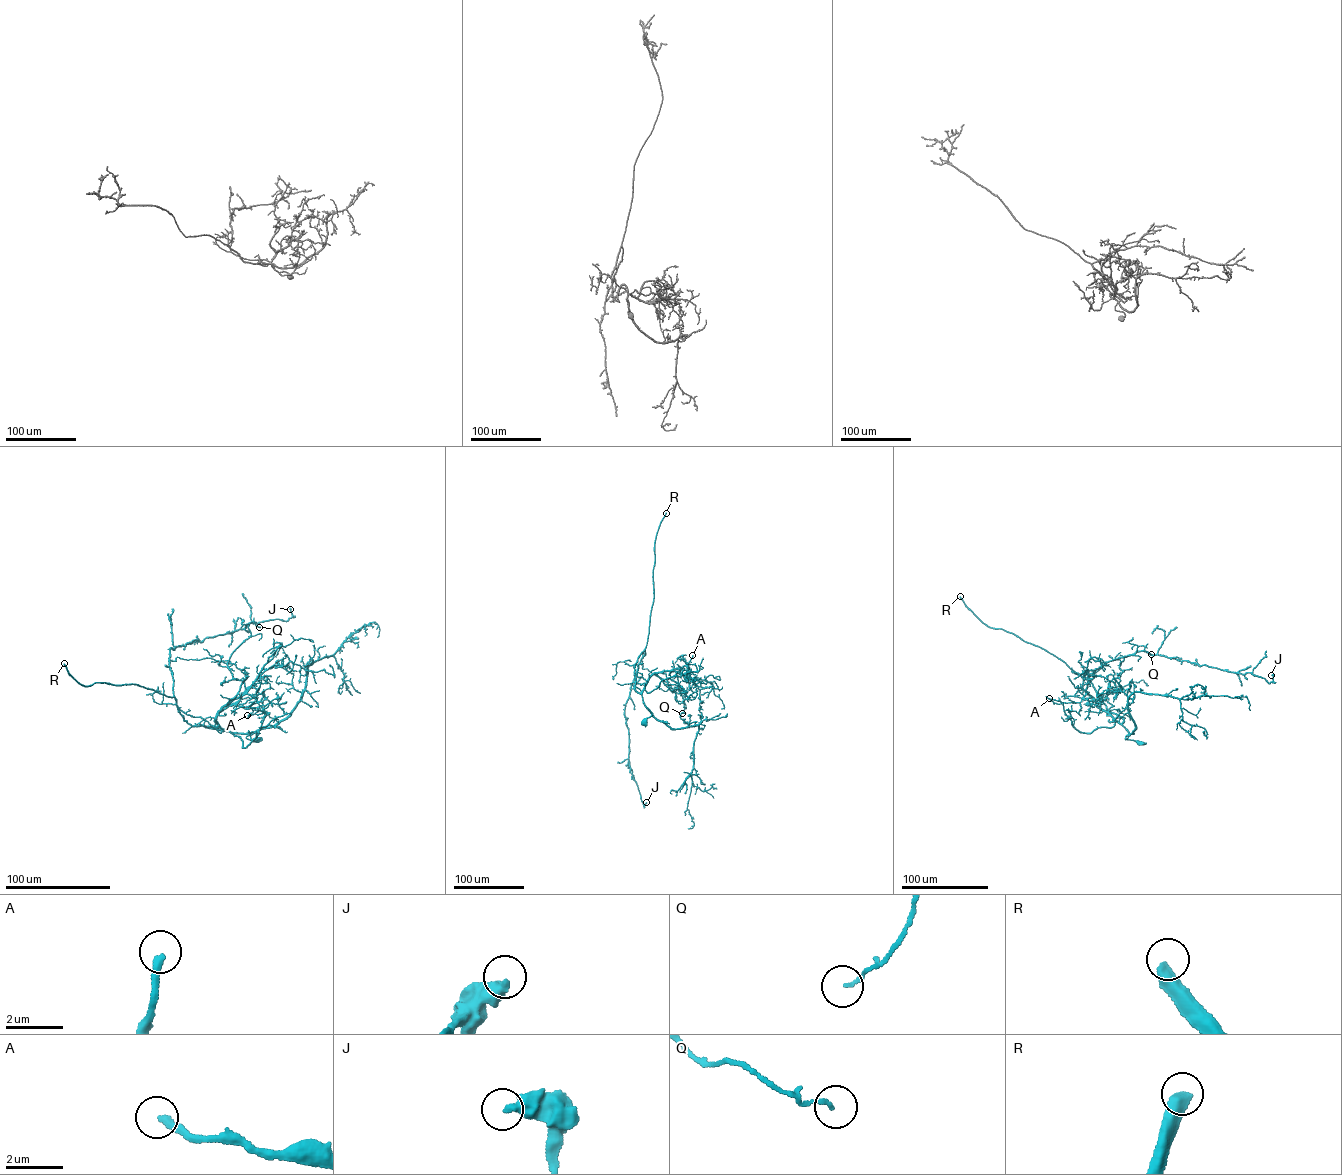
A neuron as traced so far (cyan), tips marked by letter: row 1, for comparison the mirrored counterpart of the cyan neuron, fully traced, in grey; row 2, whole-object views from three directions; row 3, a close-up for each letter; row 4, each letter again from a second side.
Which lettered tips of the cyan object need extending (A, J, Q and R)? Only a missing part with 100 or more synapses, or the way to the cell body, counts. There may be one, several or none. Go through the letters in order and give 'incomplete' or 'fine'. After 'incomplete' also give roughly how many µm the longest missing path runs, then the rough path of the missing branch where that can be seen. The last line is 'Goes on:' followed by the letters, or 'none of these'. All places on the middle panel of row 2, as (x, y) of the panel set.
A: fine
J: fine
Q: fine
R: incomplete; about 200 µm are missing
Goes on: R

